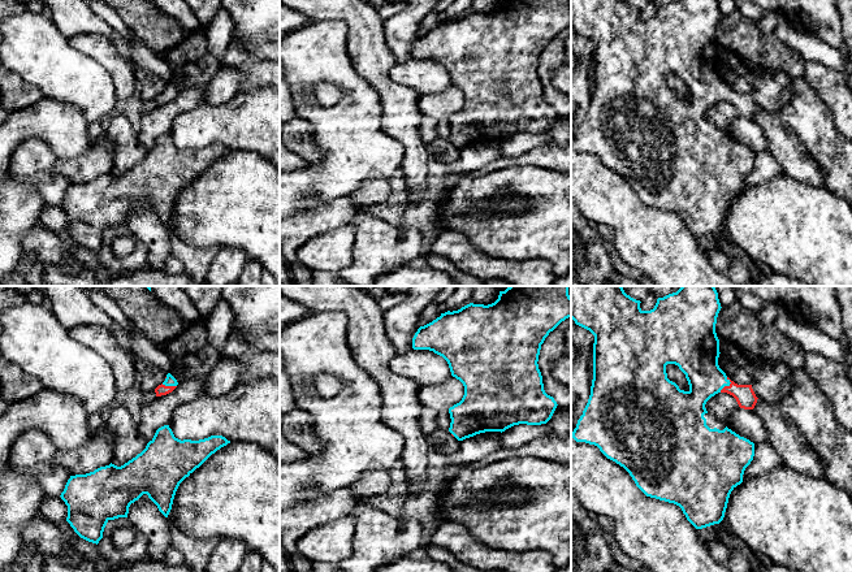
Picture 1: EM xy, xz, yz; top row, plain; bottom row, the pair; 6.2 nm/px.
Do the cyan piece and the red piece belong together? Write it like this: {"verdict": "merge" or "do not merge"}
{"verdict": "merge"}

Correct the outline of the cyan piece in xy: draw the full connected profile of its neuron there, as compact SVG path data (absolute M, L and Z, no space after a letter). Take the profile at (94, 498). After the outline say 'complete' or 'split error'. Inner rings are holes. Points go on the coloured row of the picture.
M169 425L159 428L146 448L121 467L109 464L86 474L70 476L61 499L68 506L66 521L83 540L99 543L109 520L127 517L129 507L143 494L168 517L180 484L199 468L212 454L230 443L222 436L204 439L178 439Z; complete

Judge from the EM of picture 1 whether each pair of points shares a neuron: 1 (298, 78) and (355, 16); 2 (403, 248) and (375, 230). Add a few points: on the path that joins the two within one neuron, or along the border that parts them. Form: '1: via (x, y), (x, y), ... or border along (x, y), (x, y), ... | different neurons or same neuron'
1: border along (318, 21), (346, 24), (350, 55) | different neurons
2: via (397, 246), (390, 246), (381, 237) | same neuron

